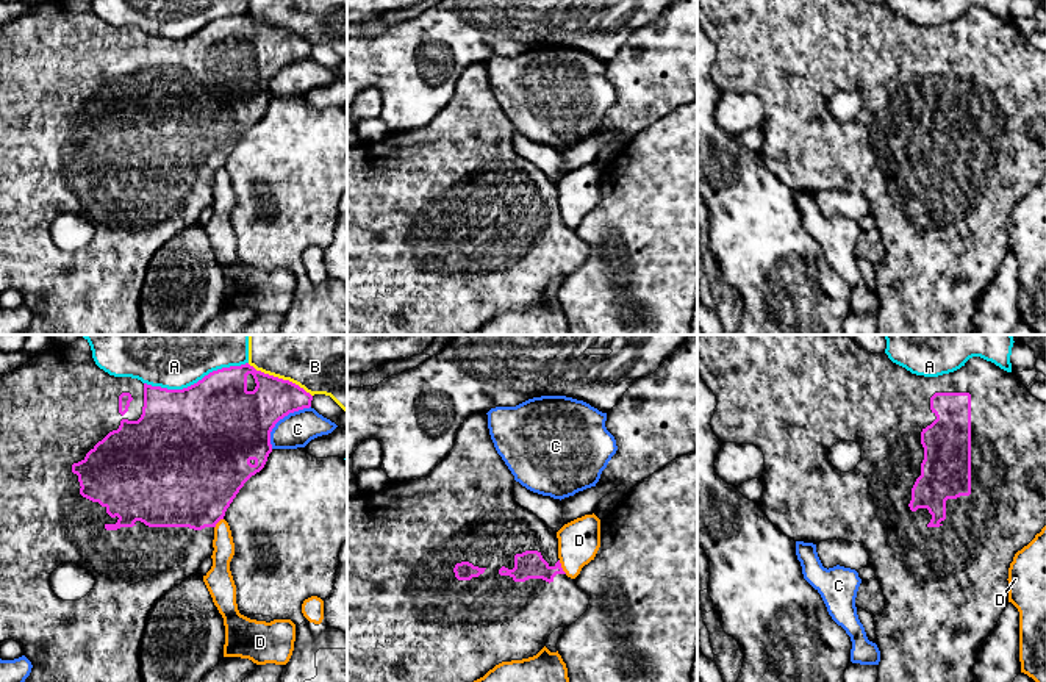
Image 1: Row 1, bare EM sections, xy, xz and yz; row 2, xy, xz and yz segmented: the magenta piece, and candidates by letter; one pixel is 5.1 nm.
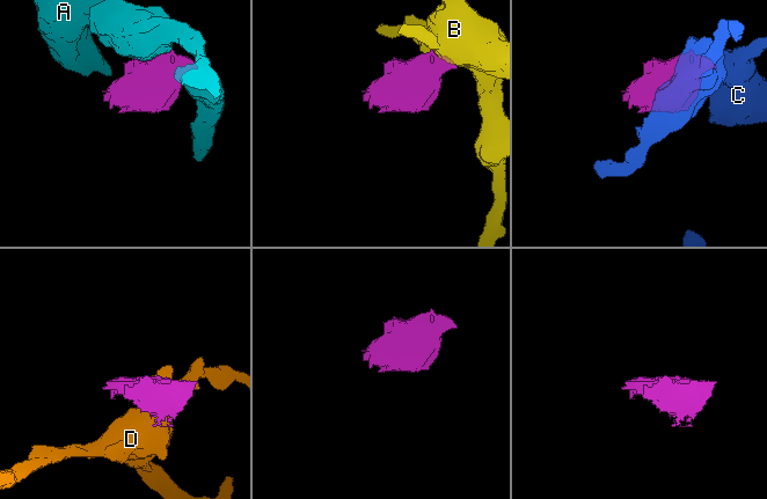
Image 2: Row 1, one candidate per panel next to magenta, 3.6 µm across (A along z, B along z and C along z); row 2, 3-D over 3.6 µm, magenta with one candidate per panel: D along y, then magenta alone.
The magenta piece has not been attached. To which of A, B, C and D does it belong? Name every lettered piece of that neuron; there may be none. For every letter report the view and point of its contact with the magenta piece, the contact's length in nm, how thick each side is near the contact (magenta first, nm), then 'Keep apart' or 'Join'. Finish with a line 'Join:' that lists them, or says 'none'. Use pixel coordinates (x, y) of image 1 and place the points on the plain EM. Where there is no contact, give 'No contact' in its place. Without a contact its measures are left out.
A: Touches magenta at xy (197, 32). Shared border 550 nm. Thickness 500 nm (magenta) against 200 nm. Keep apart
B: Touches magenta at xy (280, 28). Shared border 380 nm. Thickness 280 nm (magenta) against 220 nm. Keep apart
C: Touches magenta at xy (280, 68). Shared border 300 nm. Thickness 380 nm (magenta) against 180 nm. Keep apart
D: Touches magenta at xz (560, 216). Shared border 80 nm. Thickness 140 nm (magenta) against 220 nm. Keep apart
Join: none

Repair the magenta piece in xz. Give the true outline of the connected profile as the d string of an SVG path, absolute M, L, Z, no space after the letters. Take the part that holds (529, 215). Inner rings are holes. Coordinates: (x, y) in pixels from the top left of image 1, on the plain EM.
M474 63L461 74L450 103L425 127L389 133L378 142L360 141L347 150L347 335L471 335L502 311L536 305L547 286L588 260L588 244L568 227L558 208L557 181L514 150L514 125L497 103L488 64Z

